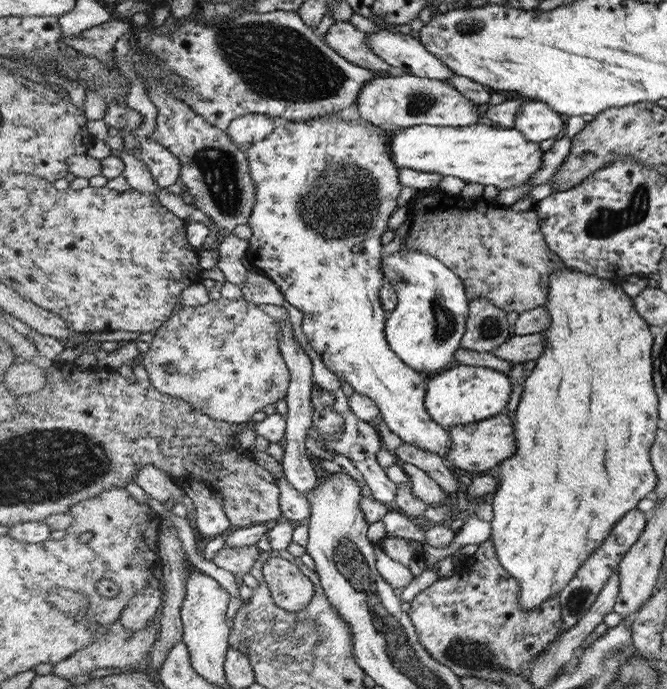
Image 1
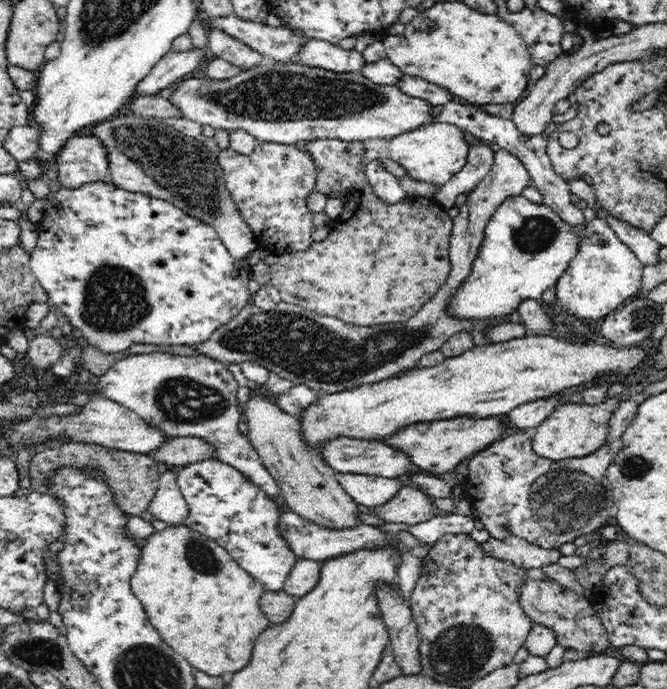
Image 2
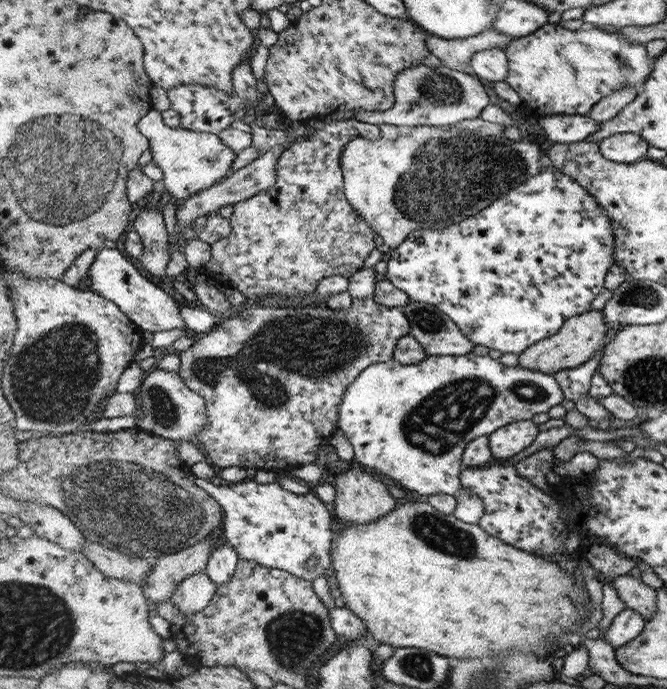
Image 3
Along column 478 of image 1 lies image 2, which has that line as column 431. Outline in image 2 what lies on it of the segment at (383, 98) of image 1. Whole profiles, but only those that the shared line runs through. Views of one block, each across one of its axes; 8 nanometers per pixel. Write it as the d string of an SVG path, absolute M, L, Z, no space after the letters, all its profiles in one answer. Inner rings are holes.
M298 60L290 63L275 63L272 66L262 66L258 70L253 68L240 71L236 76L227 77L226 80L214 80L212 77L202 77L199 75L184 77L183 80L178 81L178 88L172 93L167 102L178 110L183 119L189 119L200 125L212 126L218 130L223 129L230 131L245 131L251 136L254 136L258 142L270 142L278 144L296 145L297 143L310 142L318 139L337 139L342 141L357 141L363 142L373 138L396 138L402 134L412 132L422 125L432 123L434 119L430 115L430 108L432 104L428 100L422 100L421 97L410 96L409 93L402 91L394 84L374 84L361 72L332 72L323 68L312 68L309 65L302 64Z

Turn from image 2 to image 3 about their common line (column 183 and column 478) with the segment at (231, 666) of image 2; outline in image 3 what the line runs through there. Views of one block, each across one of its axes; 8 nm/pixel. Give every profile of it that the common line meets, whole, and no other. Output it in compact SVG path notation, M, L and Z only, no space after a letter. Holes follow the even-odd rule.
M400 501L395 510L391 514L384 515L384 518L376 519L372 523L346 523L334 535L336 537L332 538L330 556L332 556L332 568L336 572L335 577L338 580L338 586L340 586L341 597L346 603L345 608L350 609L352 613L356 613L364 620L369 636L376 643L390 645L395 650L398 648L422 648L430 649L432 652L440 653L440 655L453 658L453 660L456 659L456 654L458 654L458 659L478 658L484 654L488 656L492 652L504 652L506 646L508 646L508 650L510 648L522 650L522 646L524 646L524 650L536 648L539 646L538 640L542 640L546 634L554 634L553 638L556 639L556 642L565 645L562 653L566 654L570 650L570 645L567 643L568 634L577 634L584 619L591 612L591 599L588 590L580 590L576 586L576 578L566 568L560 568L558 564L552 564L551 561L544 560L540 556L534 556L532 552L507 544L499 537L493 537L482 530L482 527L461 521L453 514L445 515L436 507L422 501L411 503Z

